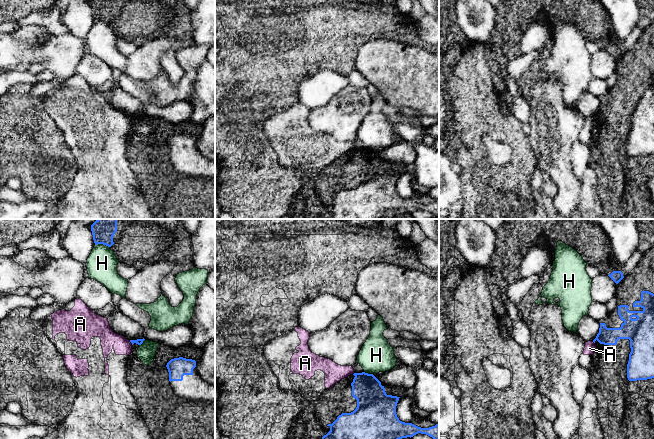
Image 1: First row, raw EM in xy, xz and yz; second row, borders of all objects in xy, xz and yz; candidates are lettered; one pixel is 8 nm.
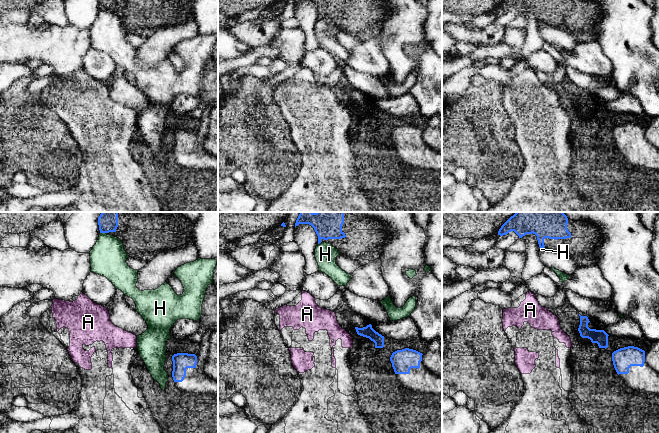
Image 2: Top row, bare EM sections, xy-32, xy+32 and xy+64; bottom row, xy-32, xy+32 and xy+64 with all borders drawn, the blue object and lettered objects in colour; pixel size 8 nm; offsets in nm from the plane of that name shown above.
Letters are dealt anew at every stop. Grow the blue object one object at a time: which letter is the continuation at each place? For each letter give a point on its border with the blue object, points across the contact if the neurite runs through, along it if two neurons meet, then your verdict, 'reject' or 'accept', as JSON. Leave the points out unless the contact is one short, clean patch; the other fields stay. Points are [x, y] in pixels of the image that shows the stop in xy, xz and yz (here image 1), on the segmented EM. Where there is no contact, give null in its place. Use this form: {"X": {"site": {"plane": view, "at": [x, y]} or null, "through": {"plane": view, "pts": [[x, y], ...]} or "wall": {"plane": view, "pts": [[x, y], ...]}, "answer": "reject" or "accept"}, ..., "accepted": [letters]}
{"A": {"site": {"plane": "xy", "at": [130, 341]}, "wall": {"plane": "xy", "pts": [[129, 340], [132, 344]]}, "answer": "reject"}, "H": {"site": {"plane": "xy", "at": [102, 243]}, "answer": "reject"}, "accepted": []}

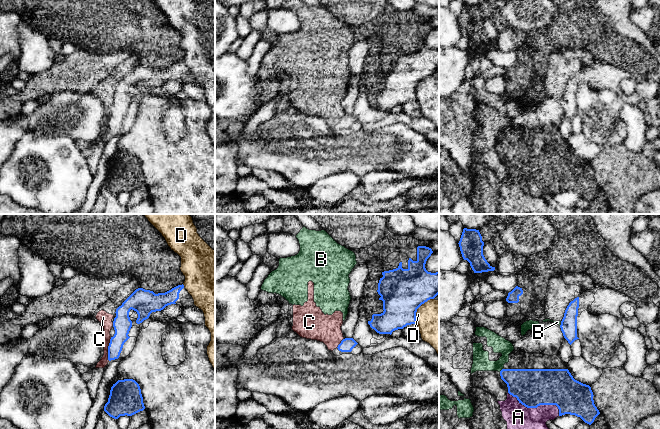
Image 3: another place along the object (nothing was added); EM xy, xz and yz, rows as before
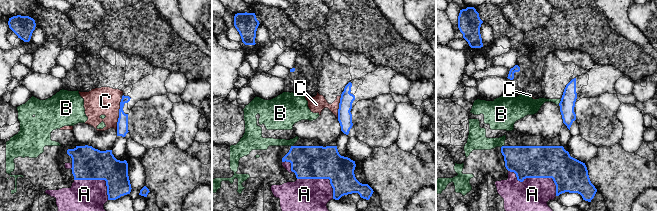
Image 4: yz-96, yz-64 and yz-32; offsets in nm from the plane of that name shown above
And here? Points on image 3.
{"A": {"site": {"plane": "yz", "at": [537, 406]}, "answer": "reject"}, "B": {"site": {"plane": "yz", "at": [501, 370]}, "answer": "reject"}, "C": {"site": {"plane": "xy", "at": [108, 349]}, "wall": {"plane": "xy", "pts": [[111, 337], [108, 343], [108, 360]]}, "answer": "reject"}, "D": {"site": {"plane": "xz", "at": [418, 307]}, "answer": "reject"}, "accepted": []}

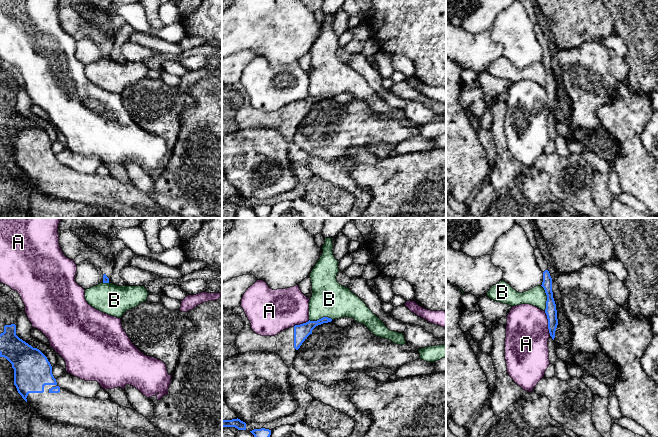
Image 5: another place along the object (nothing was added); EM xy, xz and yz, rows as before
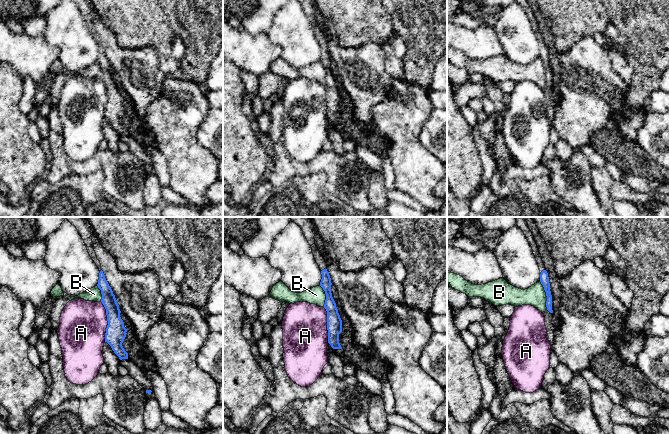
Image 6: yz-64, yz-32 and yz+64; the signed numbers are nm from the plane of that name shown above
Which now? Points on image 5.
{"A": {"site": {"plane": "yz", "at": [548, 323]}, "answer": "reject"}, "B": {"site": {"plane": "yz", "at": [547, 298]}, "through": {"plane": "yz", "pts": [[551, 312], [547, 304], [547, 298], [536, 296]]}, "answer": "accept"}, "accepted": ["B"]}

